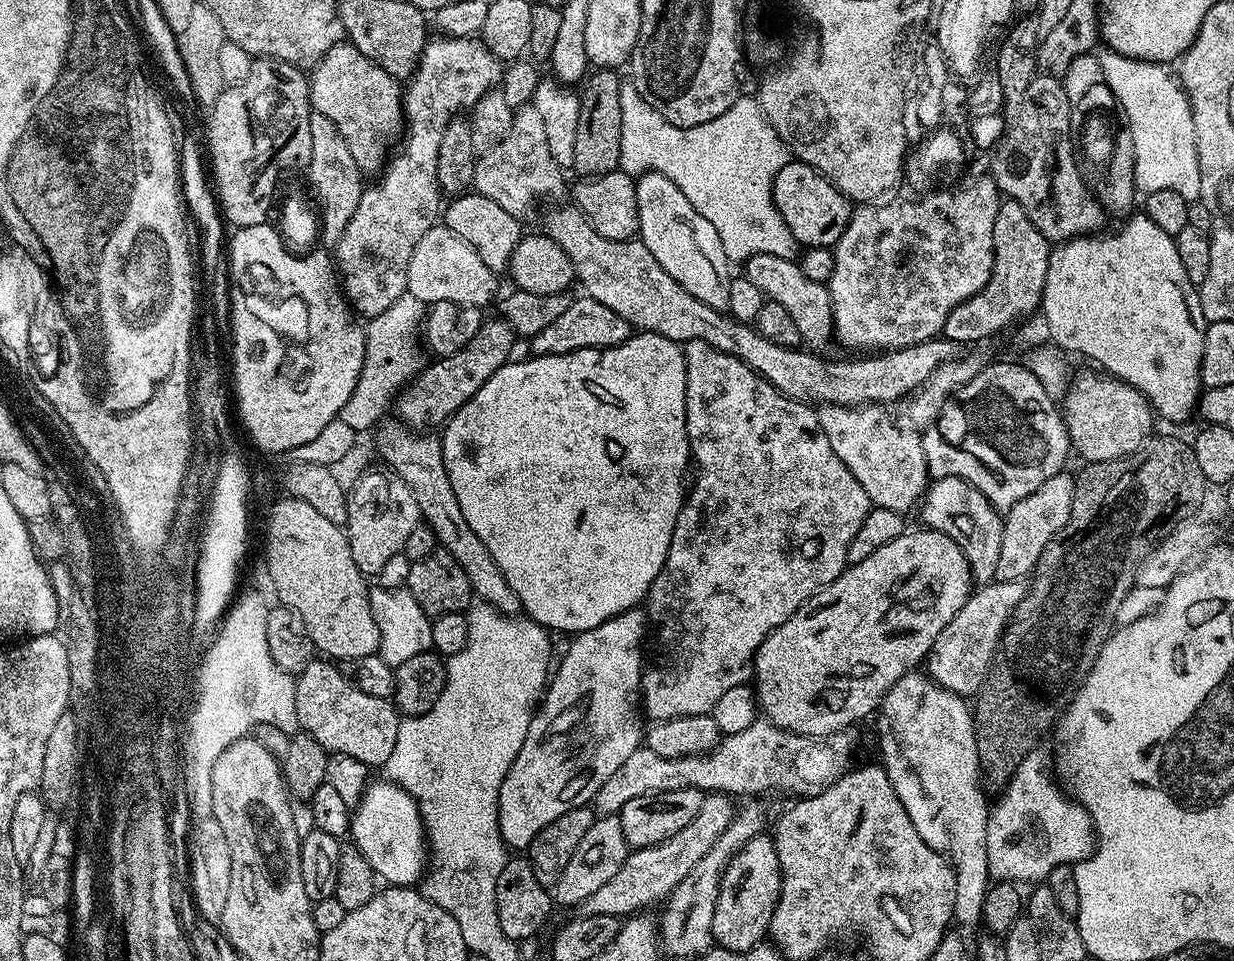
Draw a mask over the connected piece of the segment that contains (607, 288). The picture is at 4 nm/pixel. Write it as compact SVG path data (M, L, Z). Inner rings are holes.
M575 206L560 208L556 217L549 222L546 228L546 235L562 250L566 250L566 258L576 271L576 280L585 288L587 299L602 302L602 306L610 306L614 314L626 318L633 329L642 332L653 332L662 338L670 338L677 342L685 340L701 340L742 362L746 362L762 378L766 378L782 394L786 394L792 400L805 402L819 402L820 404L847 404L855 406L858 404L879 404L881 406L891 405L891 400L900 400L904 395L915 393L929 378L936 373L936 369L946 361L957 355L958 346L953 340L937 338L927 340L921 344L915 344L909 348L899 350L884 350L879 354L872 354L869 360L823 360L823 355L812 350L801 350L800 348L787 348L778 346L778 342L770 342L757 332L752 324L743 324L741 320L735 320L727 311L706 306L706 302L698 302L694 294L682 290L662 266L658 266L658 258L646 250L646 246L638 238L630 240L611 240L602 238L594 226L583 216L580 209Z

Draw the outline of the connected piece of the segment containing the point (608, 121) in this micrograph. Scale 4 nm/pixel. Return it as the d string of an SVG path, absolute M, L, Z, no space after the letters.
M601 68L593 71L583 81L582 95L580 96L580 117L578 118L578 135L574 137L574 162L571 166L573 173L577 172L580 178L595 178L614 172L620 168L620 146L622 144L622 102L620 101L621 77L610 68Z

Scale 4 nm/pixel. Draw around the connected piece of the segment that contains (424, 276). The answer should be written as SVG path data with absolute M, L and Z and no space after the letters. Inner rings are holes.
M437 226L426 230L418 246L414 246L408 271L407 295L423 300L428 306L438 302L454 302L484 310L492 299L497 299L496 280L497 273L492 272L482 258L478 258L478 250L474 250L474 246L462 242L462 238L458 238L458 234L449 228Z

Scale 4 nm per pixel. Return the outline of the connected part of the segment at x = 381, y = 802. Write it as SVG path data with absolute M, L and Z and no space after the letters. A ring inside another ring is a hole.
M387 778L369 783L352 813L351 843L370 862L377 877L388 886L416 886L421 883L430 860L424 823L414 798Z

